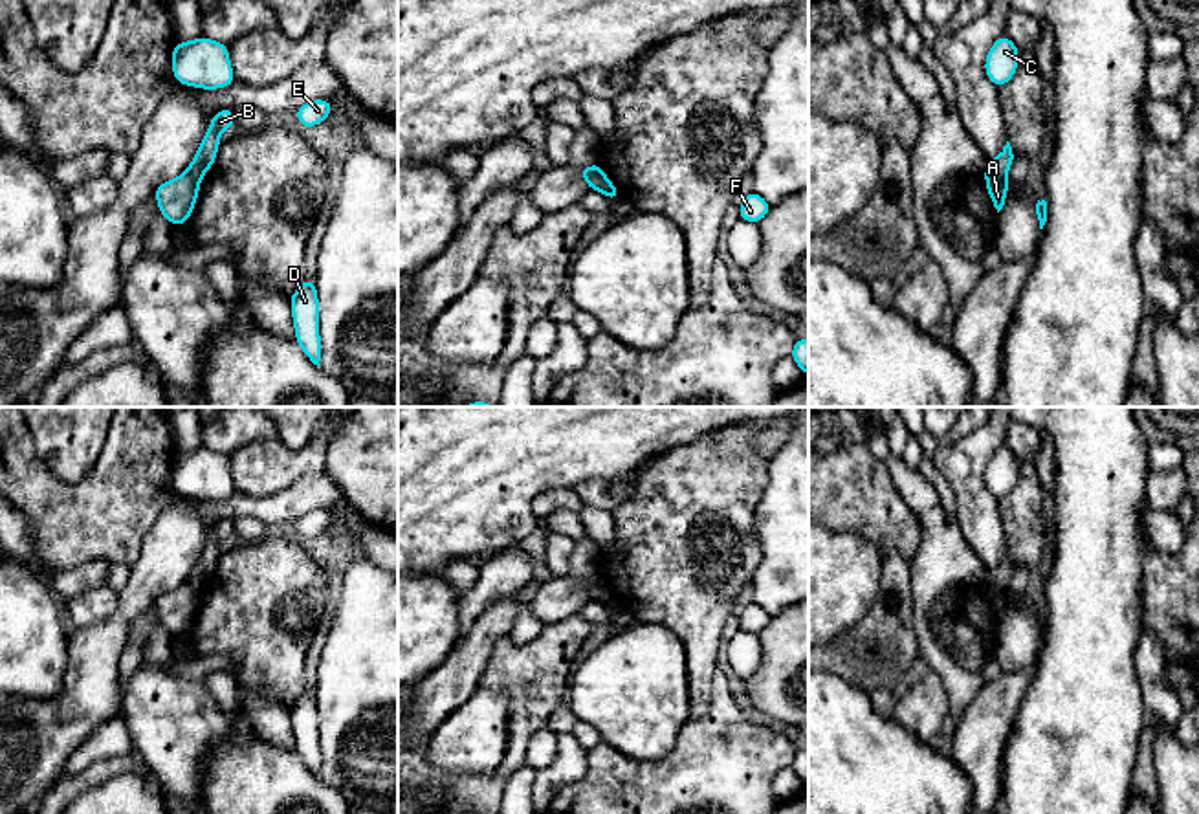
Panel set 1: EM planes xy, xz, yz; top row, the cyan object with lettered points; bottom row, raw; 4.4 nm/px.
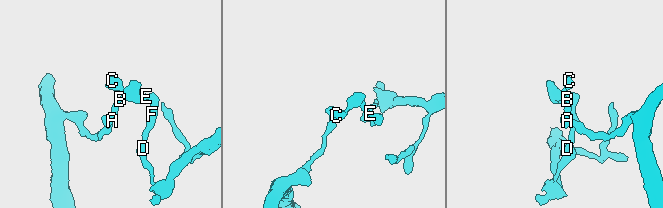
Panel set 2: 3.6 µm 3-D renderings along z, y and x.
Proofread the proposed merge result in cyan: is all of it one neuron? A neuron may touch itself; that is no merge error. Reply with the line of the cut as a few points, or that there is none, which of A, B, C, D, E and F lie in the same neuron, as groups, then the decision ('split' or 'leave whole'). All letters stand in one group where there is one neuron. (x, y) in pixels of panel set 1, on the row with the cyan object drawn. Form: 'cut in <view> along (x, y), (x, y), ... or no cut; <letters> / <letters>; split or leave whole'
cut in yz along (987, 167), (1003, 180); A / B C D E F; split

